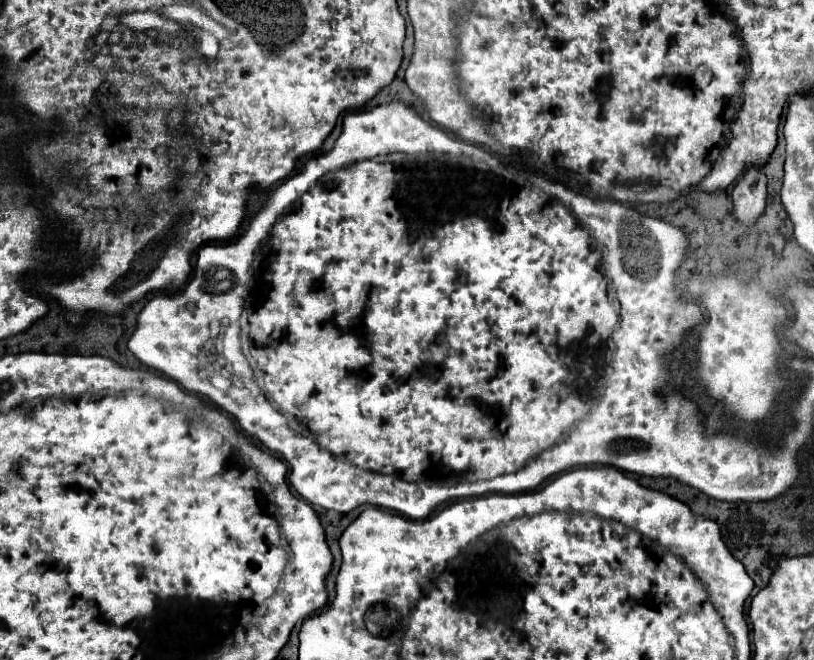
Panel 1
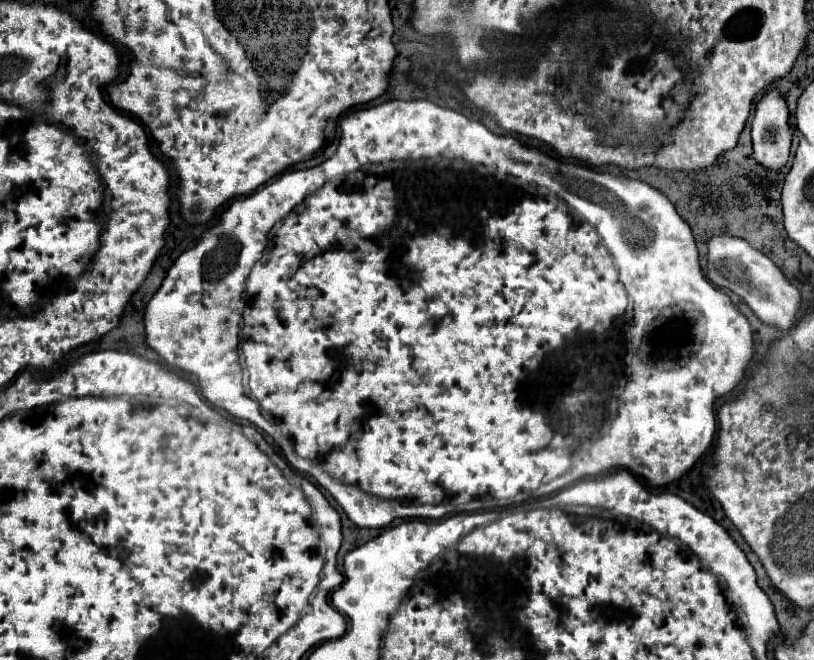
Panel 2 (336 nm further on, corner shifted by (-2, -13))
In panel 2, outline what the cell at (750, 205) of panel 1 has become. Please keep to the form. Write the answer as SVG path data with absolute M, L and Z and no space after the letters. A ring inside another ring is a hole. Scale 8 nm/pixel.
M769 89L757 103L753 117L755 159L767 169L777 171L789 159L793 129L789 125L787 97L779 89Z

